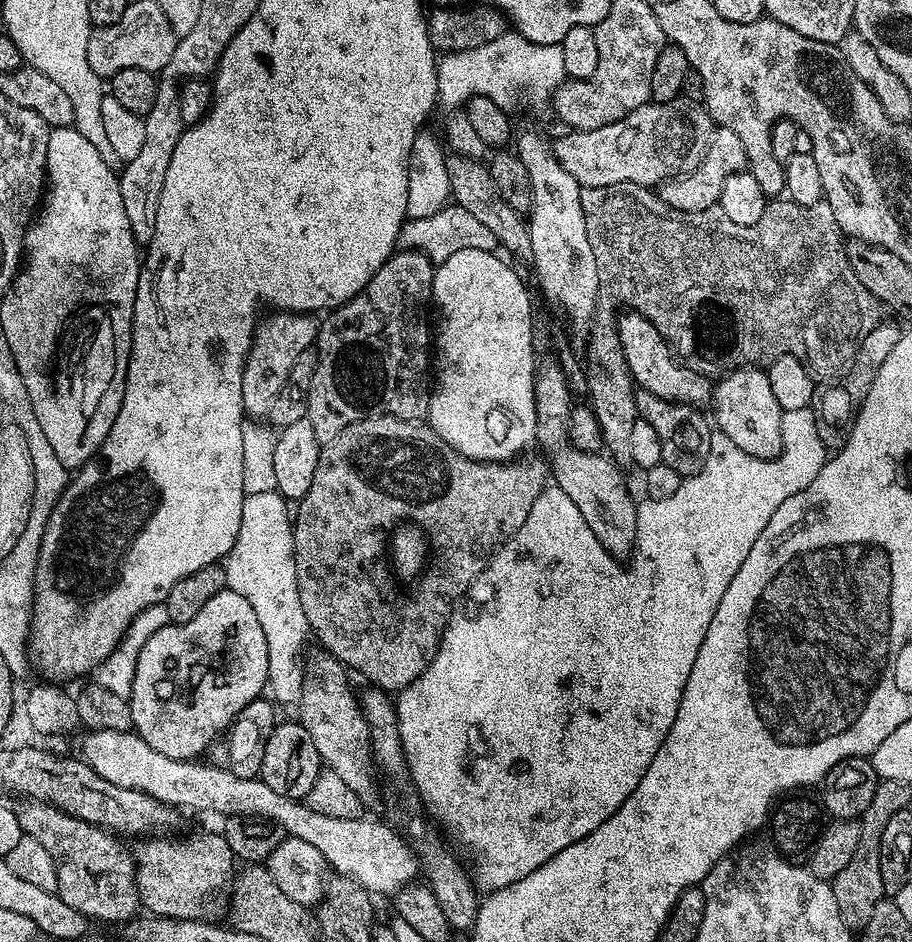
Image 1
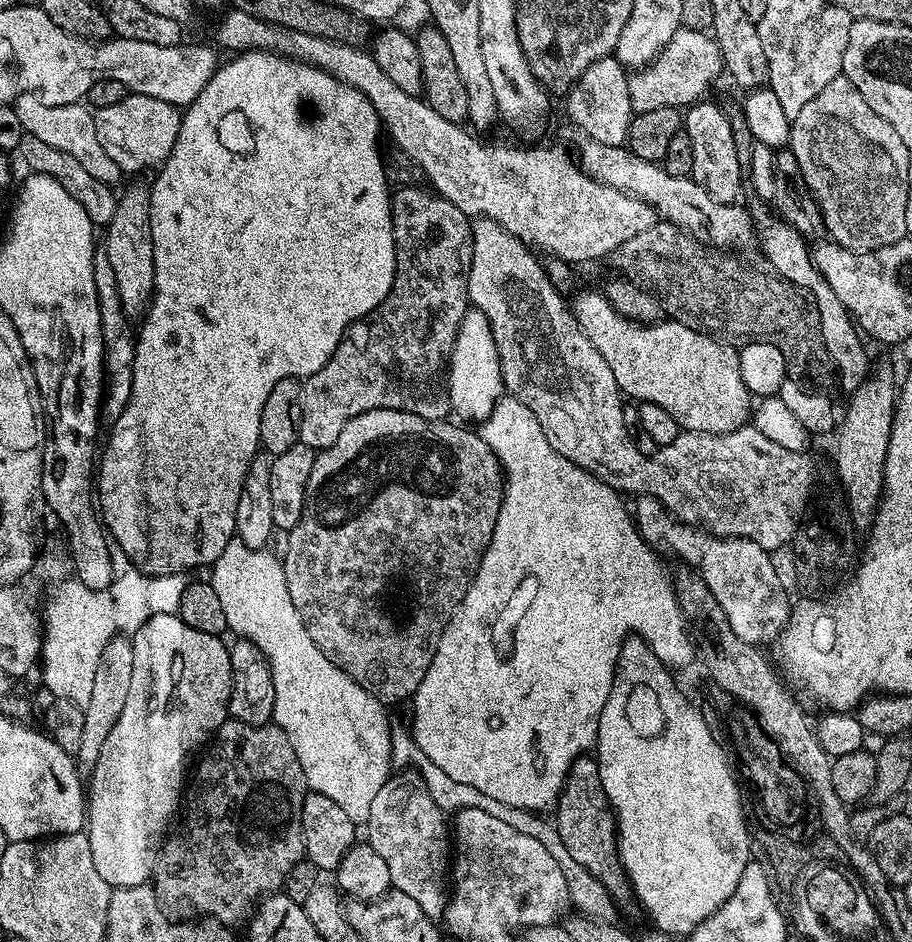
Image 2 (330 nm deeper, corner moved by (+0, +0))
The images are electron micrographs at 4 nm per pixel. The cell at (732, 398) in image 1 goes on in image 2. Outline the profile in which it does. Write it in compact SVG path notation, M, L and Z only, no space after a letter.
M600 290L578 293L576 297L571 297L570 307L572 316L586 338L594 342L594 350L598 350L598 354L606 358L606 366L614 370L614 382L618 382L625 397L633 396L633 401L654 402L654 406L662 406L662 410L669 412L685 432L726 434L749 423L754 397L748 391L746 382L742 382L740 353L731 343L709 336L706 332L696 332L671 318L650 325L635 324L632 320L622 318L622 314L614 310Z

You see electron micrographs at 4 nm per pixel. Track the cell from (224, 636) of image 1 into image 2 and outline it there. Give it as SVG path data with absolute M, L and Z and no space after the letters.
M158 614L154 618L150 618L138 631L131 633L130 639L134 646L134 675L130 681L130 695L126 698L126 706L123 707L118 722L114 722L114 728L106 737L106 744L102 746L102 754L98 758L98 762L86 780L86 831L90 838L90 854L94 856L94 867L98 869L98 874L102 874L102 878L106 878L106 882L114 890L146 884L153 879L156 871L156 858L160 855L160 846L164 843L166 833L182 804L182 793L186 788L184 767L187 766L192 751L200 747L203 749L215 736L218 729L224 725L225 720L229 719L228 703L232 689L229 645L223 644L223 639L220 636L202 634L202 630L194 630L194 626L186 626L186 622L182 622L179 615Z

